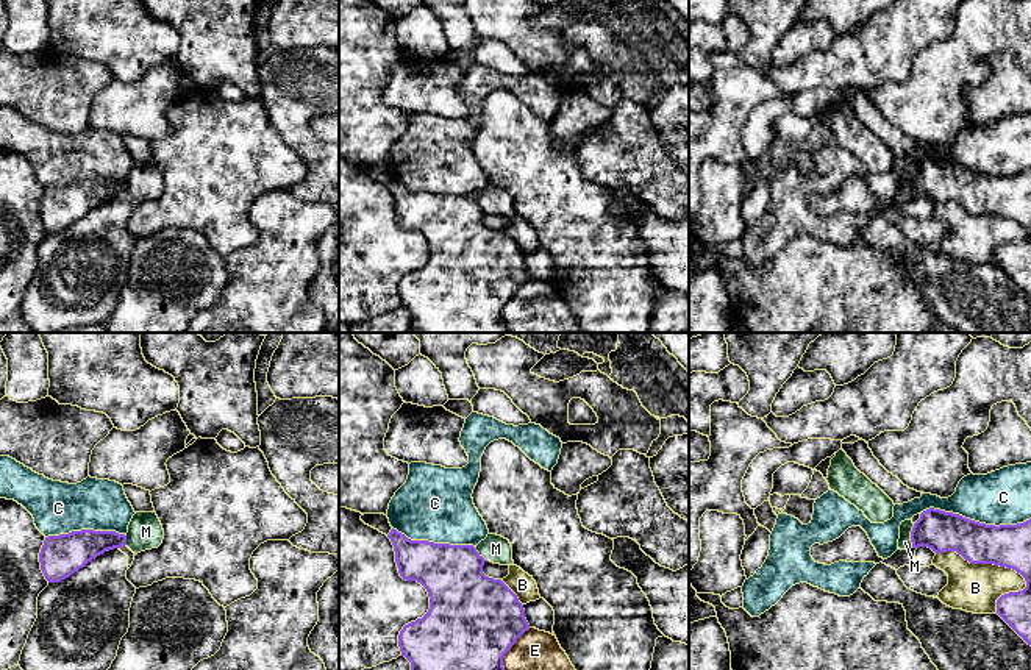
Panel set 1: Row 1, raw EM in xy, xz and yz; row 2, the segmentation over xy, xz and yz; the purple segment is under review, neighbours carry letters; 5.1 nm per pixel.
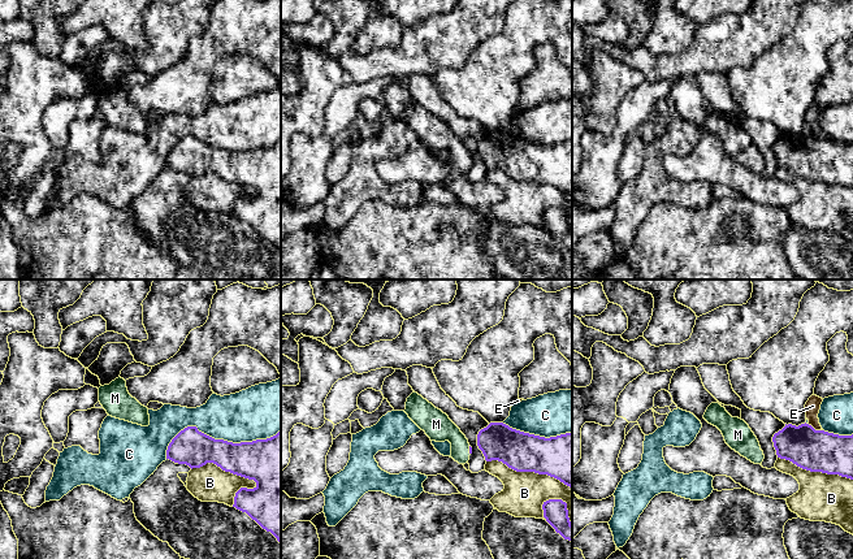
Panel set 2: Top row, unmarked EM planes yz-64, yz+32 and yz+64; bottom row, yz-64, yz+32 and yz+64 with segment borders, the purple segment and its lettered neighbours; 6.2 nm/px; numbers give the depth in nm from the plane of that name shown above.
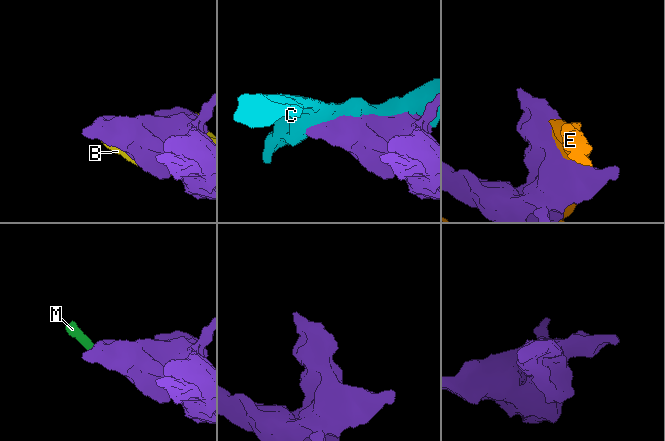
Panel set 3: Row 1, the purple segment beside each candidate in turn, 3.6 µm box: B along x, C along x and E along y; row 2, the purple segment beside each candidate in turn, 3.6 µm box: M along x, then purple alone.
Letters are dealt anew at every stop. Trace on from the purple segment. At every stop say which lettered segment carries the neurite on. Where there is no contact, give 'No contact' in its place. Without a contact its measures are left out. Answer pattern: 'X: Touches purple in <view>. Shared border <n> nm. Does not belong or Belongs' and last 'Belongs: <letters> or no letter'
B: Touches purple in yz. Shared border 500 nm. Does not belong
C: Touches purple in yz. Shared border 550 nm. Does not belong
E: Touches purple in xz. Shared border 300 nm. Does not belong
M: Touches purple in yz. Shared border 130 nm. Does not belong
Belongs: no letter

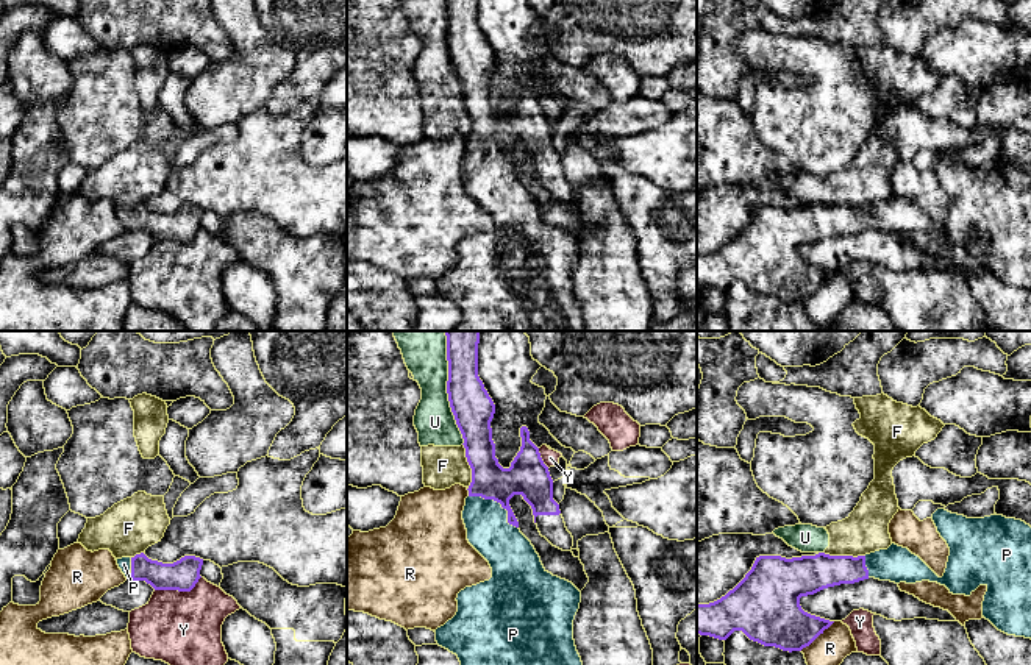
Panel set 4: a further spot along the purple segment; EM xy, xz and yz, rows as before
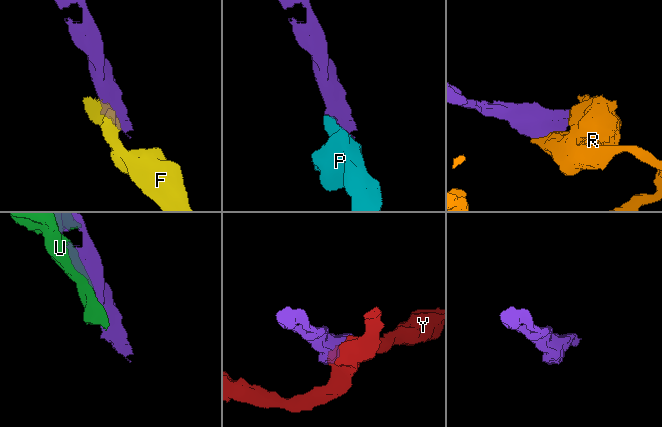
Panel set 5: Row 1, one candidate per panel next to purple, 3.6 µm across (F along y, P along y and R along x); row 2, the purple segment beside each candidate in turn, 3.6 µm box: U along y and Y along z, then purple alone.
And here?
F: Touches purple in xz. Shared border 240 nm. Does not belong
P: Touches purple in xz. Shared border 300 nm. Belongs
R: Touches purple in yz. Shared border 240 nm. Does not belong
U: Touches purple in xz. Shared border 500 nm. Does not belong
Y: Touches purple in xy. Shared border 260 nm. Does not belong
Belongs: P

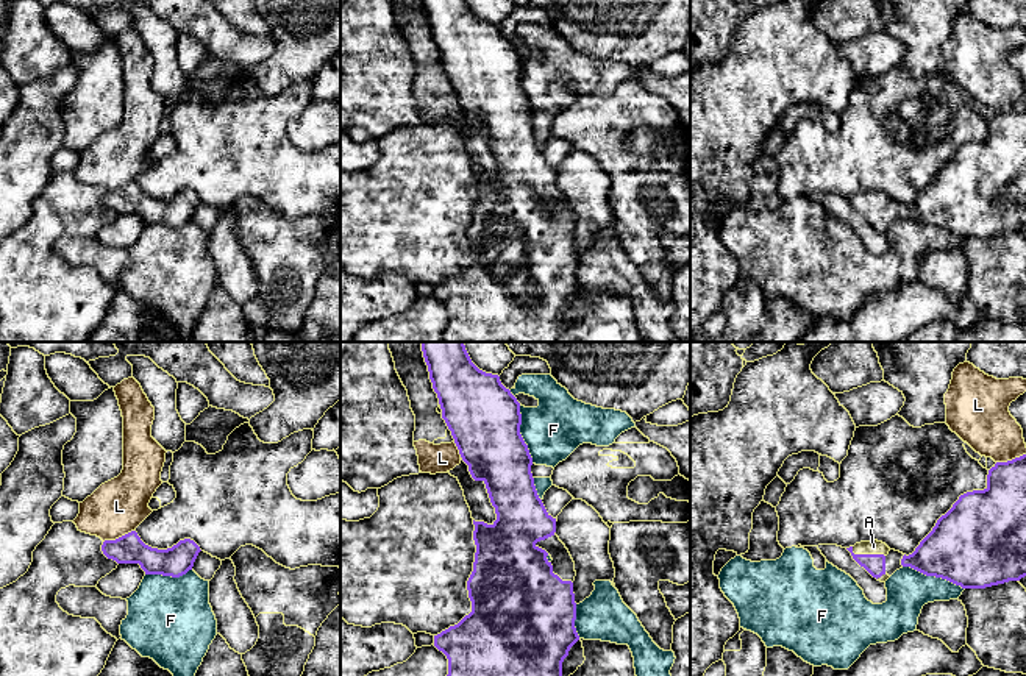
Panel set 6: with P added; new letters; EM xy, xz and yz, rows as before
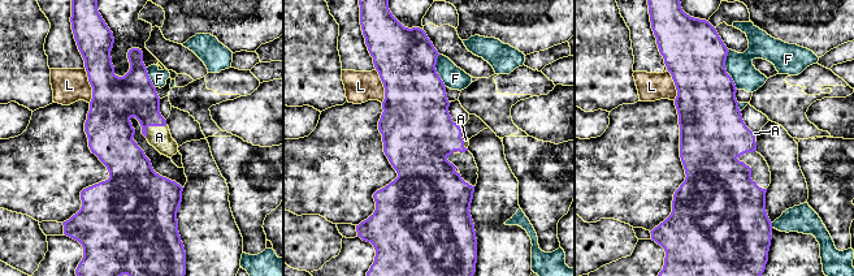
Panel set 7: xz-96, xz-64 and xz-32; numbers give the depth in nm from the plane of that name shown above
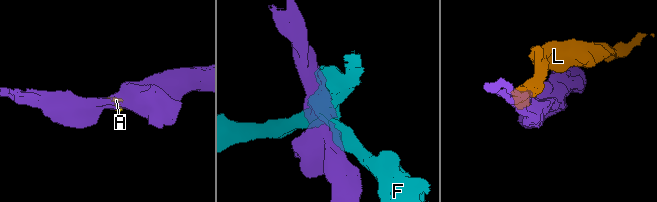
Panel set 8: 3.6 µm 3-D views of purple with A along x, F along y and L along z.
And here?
A: Touches purple in yz. Shared border 180 nm. Belongs
F: Touches purple in yz. Shared border 340 nm. Does not belong
L: Touches purple in xy. Shared border 180 nm. Does not belong
Belongs: A

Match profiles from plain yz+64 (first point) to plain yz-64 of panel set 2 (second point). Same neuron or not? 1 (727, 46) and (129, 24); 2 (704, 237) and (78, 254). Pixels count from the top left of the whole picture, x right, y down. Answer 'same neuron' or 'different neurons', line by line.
1: different neurons
2: same neuron

